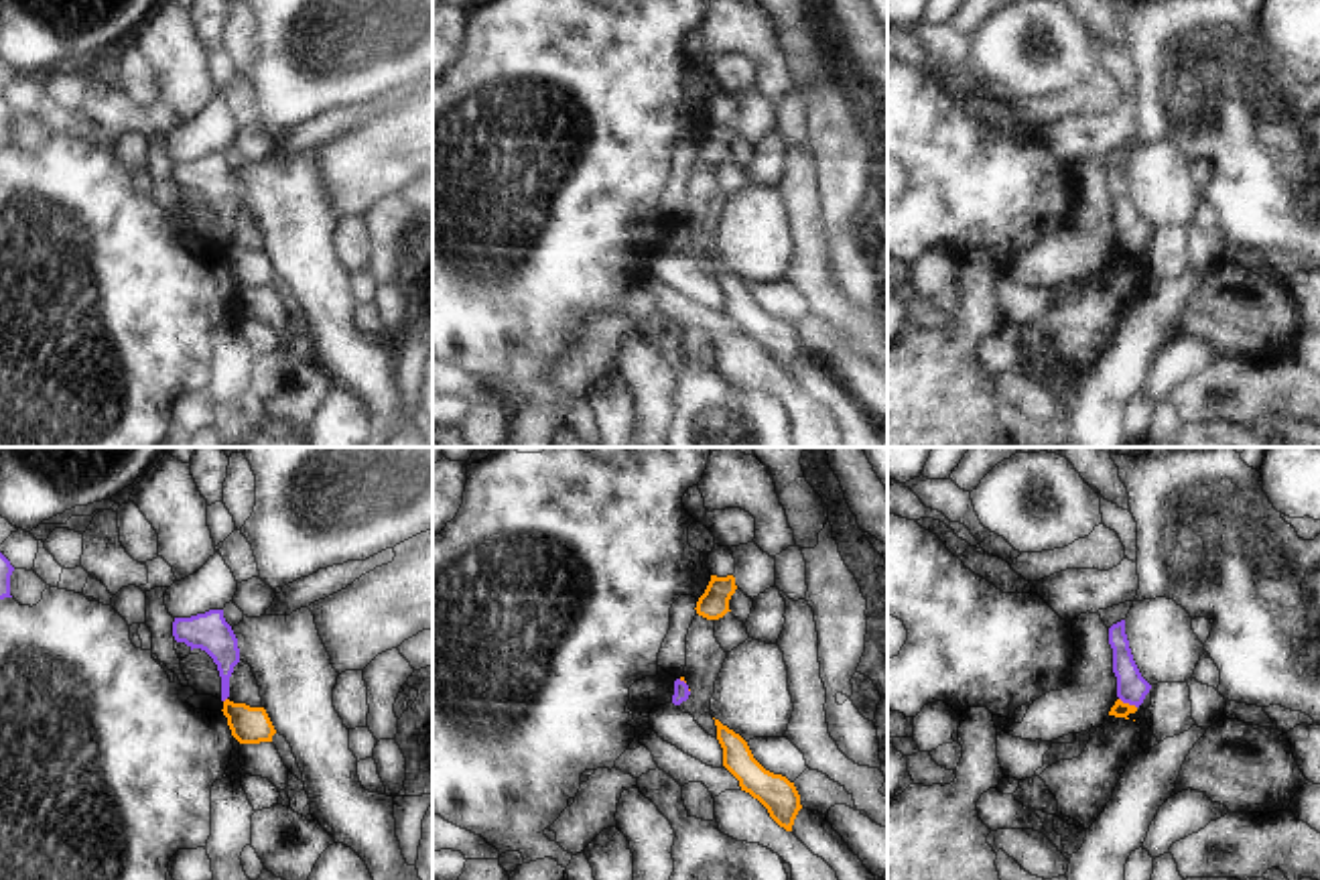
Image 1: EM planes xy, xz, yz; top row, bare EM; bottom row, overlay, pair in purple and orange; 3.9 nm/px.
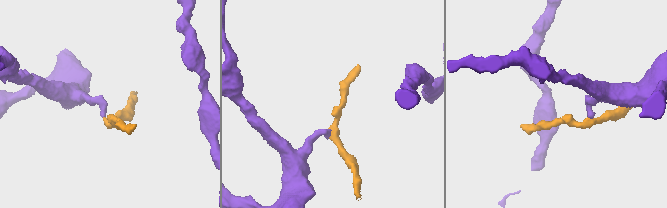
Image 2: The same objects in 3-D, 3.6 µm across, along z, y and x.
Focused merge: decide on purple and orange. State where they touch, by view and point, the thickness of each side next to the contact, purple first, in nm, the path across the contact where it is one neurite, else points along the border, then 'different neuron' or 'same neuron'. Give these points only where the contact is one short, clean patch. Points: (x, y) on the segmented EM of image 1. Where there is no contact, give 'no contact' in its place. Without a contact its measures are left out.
meets purple in yz at (1128, 702); 120 nm thick on the purple side, 60 nm on the other; border along yz (1119, 698), (1136, 708); different neuron

